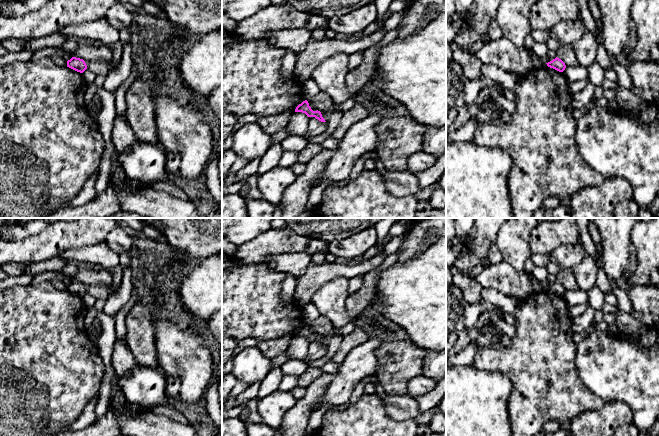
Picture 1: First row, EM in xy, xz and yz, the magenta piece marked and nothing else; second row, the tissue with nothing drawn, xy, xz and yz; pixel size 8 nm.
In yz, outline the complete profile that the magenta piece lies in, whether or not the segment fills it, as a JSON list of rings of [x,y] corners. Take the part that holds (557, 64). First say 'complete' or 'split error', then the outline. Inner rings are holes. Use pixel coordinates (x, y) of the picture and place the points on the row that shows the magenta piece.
complete | [[[557,57],[546,64],[548,67],[553,68],[559,72],[563,72],[566,68],[565,63]]]

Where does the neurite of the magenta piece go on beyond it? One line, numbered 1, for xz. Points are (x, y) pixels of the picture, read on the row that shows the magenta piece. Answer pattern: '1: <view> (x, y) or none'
1: none

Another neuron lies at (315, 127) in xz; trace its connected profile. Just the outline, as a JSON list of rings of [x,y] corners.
[[[309,117],[309,123],[307,128],[307,134],[305,138],[309,141],[315,136],[319,136],[325,133],[327,130],[327,123],[321,122],[315,117]]]

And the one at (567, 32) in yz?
[[[581,19],[564,20],[557,23],[551,30],[551,34],[561,45],[573,45],[582,38],[585,32],[585,25]]]

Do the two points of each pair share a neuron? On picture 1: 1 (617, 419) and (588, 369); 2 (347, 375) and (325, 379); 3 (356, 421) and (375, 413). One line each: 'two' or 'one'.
1: two
2: two
3: one

